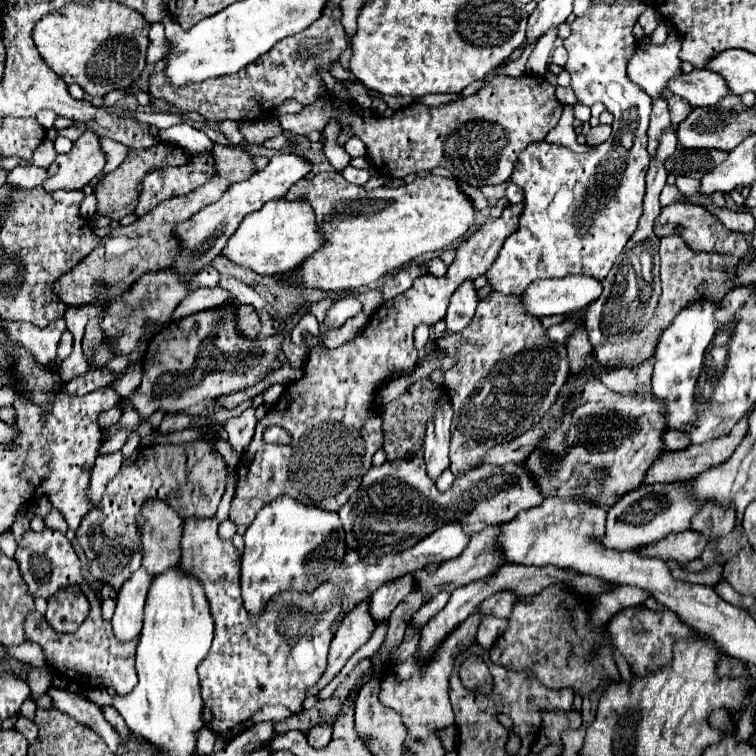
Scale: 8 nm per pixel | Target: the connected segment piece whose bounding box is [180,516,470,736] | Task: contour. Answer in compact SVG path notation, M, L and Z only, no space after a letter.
M190 516L184 520L180 568L184 574L190 574L204 584L210 614L214 618L212 648L200 662L198 674L204 700L204 726L220 736L244 724L266 704L282 704L298 714L308 696L306 688L314 686L324 672L328 646L346 614L354 606L366 602L382 584L430 564L452 560L470 542L470 538L464 538L460 526L442 526L436 534L430 534L420 544L412 546L412 550L400 554L362 558L358 552L346 550L342 562L346 564L350 582L322 582L314 592L280 592L268 602L262 614L252 616L244 608L240 596L242 556L232 540L222 540L218 536L218 526L220 522L216 518Z

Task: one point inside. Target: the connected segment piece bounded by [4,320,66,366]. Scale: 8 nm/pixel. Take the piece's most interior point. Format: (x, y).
(43, 342)

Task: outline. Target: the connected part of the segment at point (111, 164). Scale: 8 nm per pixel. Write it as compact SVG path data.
M100 138L100 144L102 144L102 152L106 154L106 166L104 166L102 174L108 174L122 164L128 148L120 146L116 140L108 140L108 138Z

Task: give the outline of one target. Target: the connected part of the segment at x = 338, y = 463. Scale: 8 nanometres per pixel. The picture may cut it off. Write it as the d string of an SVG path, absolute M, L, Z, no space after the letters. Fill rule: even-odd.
M510 204L500 218L488 218L456 248L456 258L446 276L434 278L426 274L416 278L408 292L382 304L374 312L376 318L372 318L354 340L336 350L314 348L308 354L312 360L304 366L306 376L298 380L298 386L290 386L282 400L272 408L274 424L292 434L292 444L266 444L262 442L262 430L258 428L236 468L238 484L230 506L232 522L250 524L256 512L280 494L288 494L306 506L318 506L330 512L338 512L348 502L350 494L358 490L362 476L370 470L372 456L382 448L382 420L372 410L378 388L384 378L396 370L412 372L418 362L418 350L414 346L416 326L434 326L444 318L454 290L462 282L470 278L476 280L488 272L488 266L496 260L504 240L518 228L522 208L522 204Z

